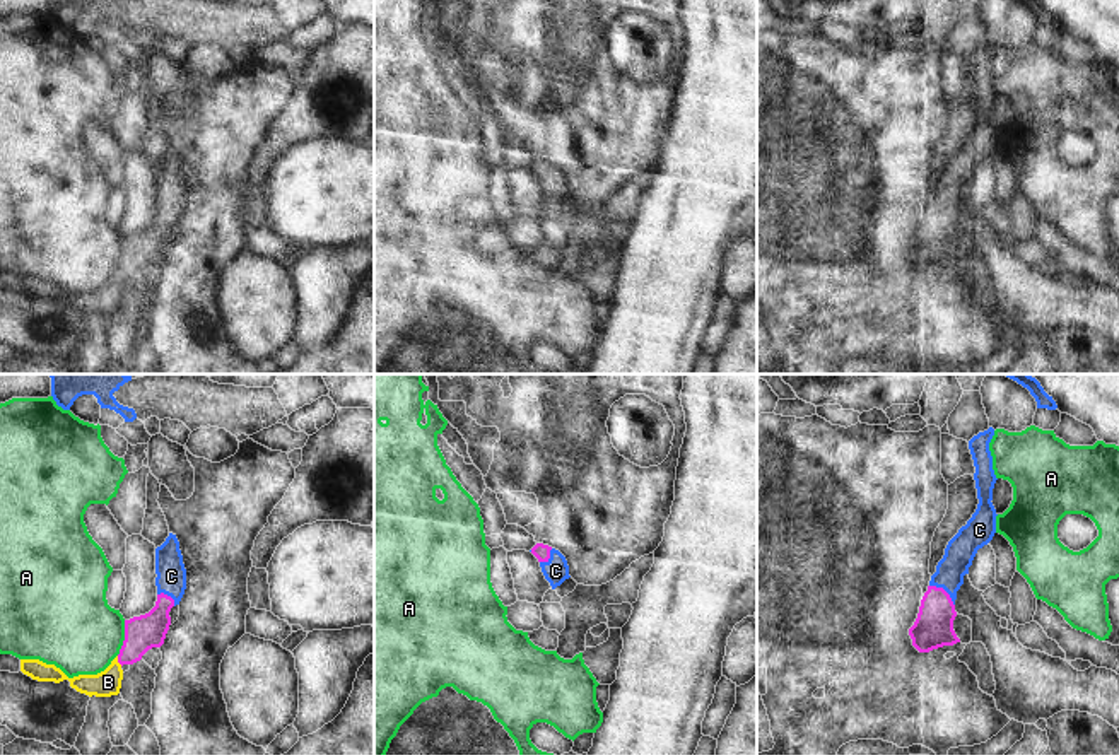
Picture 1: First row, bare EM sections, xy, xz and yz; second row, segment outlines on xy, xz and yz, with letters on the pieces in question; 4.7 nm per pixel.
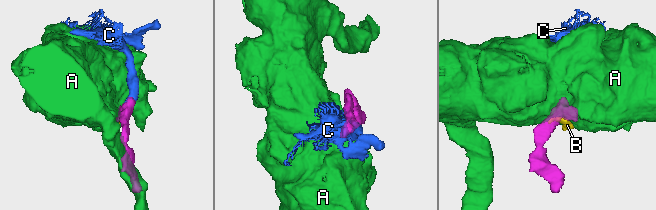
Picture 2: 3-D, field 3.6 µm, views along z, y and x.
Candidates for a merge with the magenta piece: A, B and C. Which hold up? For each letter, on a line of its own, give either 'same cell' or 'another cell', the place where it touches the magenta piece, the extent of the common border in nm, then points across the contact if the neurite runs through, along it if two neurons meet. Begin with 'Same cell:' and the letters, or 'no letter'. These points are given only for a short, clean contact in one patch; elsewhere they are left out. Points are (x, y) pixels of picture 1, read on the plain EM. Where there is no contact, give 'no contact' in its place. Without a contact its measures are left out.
Same cell: B, C
A: another cell; meets magenta in xy at (125, 255); contact 170 nm long; border along xy (125, 238), (125, 257), (117, 272)
B: same cell; meets magenta in xy at (118, 279); contact 50 nm long; runs through xy (144, 250), (118, 279), (108, 299)
C: same cell; meets magenta in yz at (945, 209); contact 160 nm long; runs through yz (933, 245), (938, 217), (945, 209), (945, 198), (960, 168)

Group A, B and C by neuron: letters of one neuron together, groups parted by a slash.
A / B C

